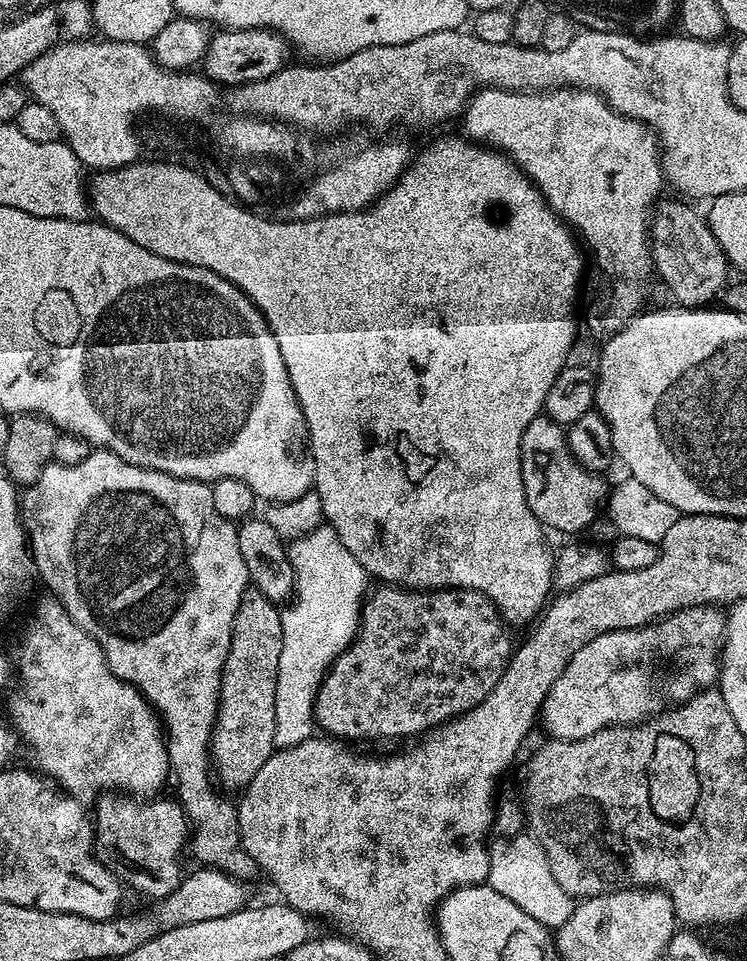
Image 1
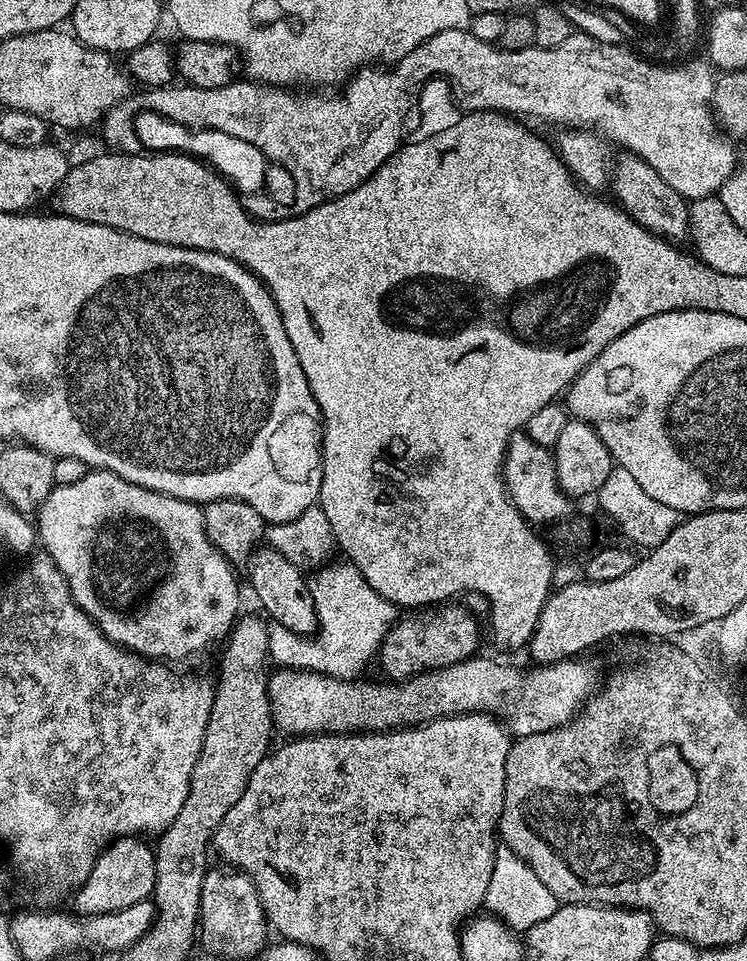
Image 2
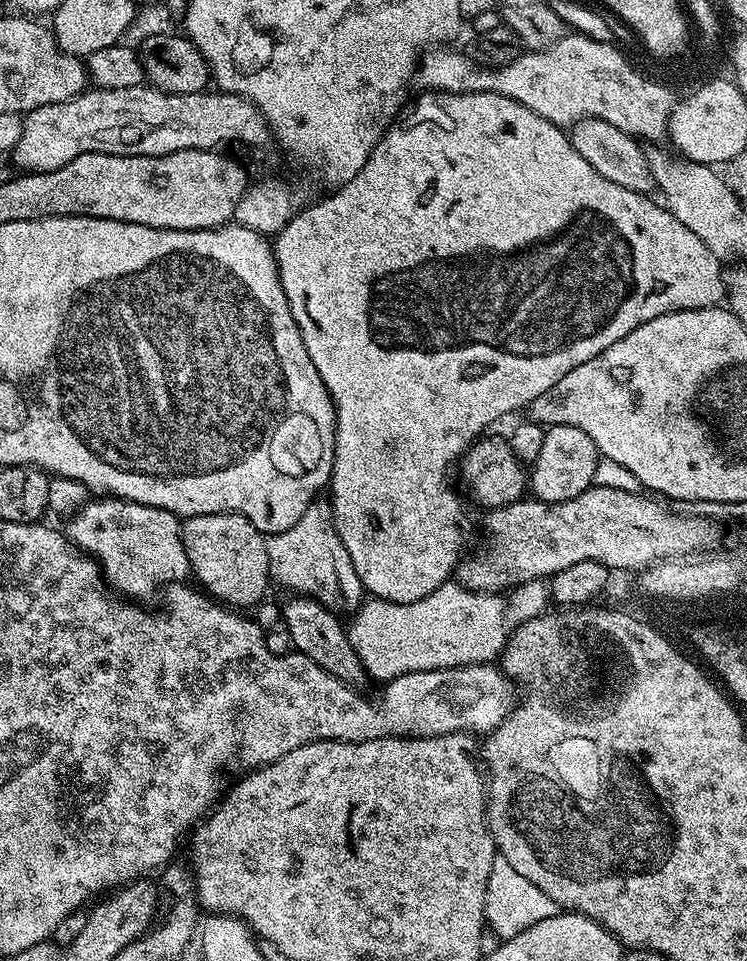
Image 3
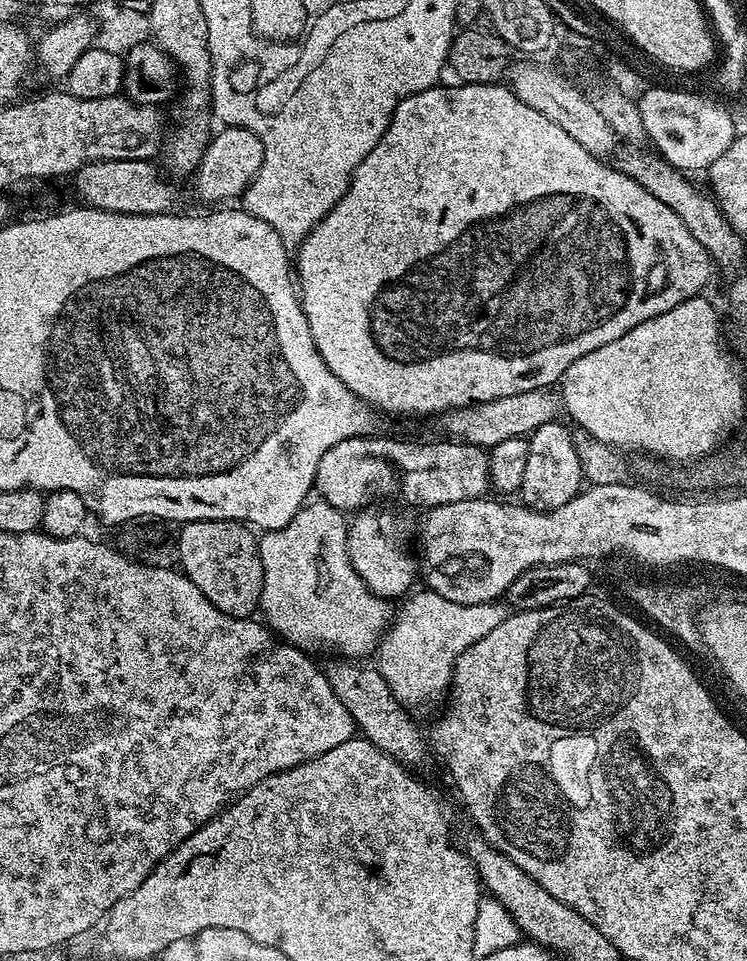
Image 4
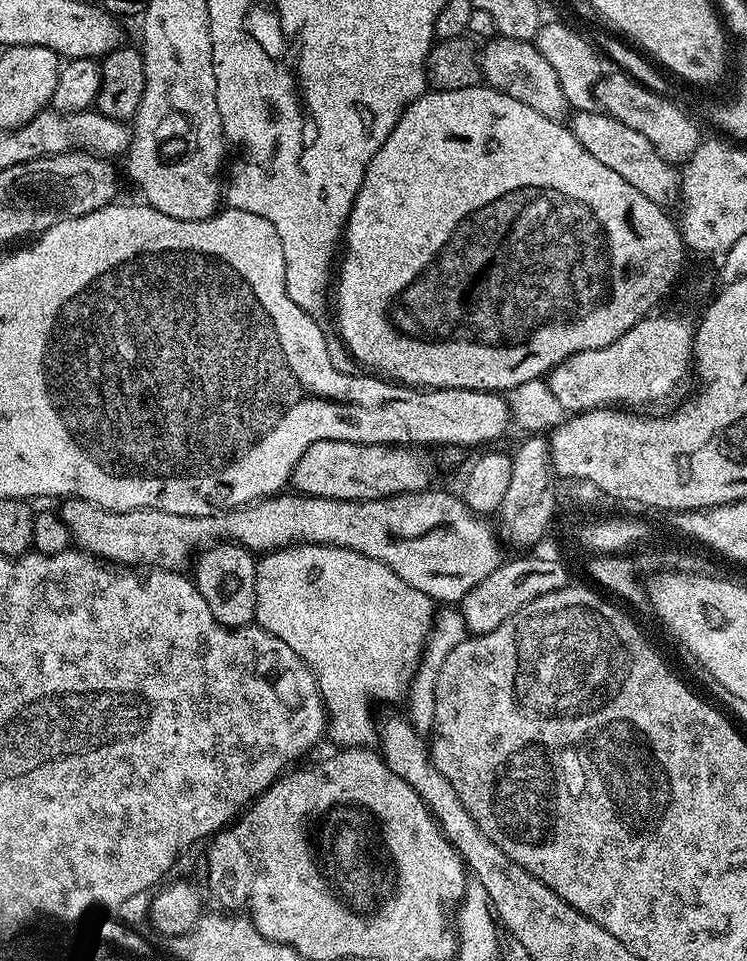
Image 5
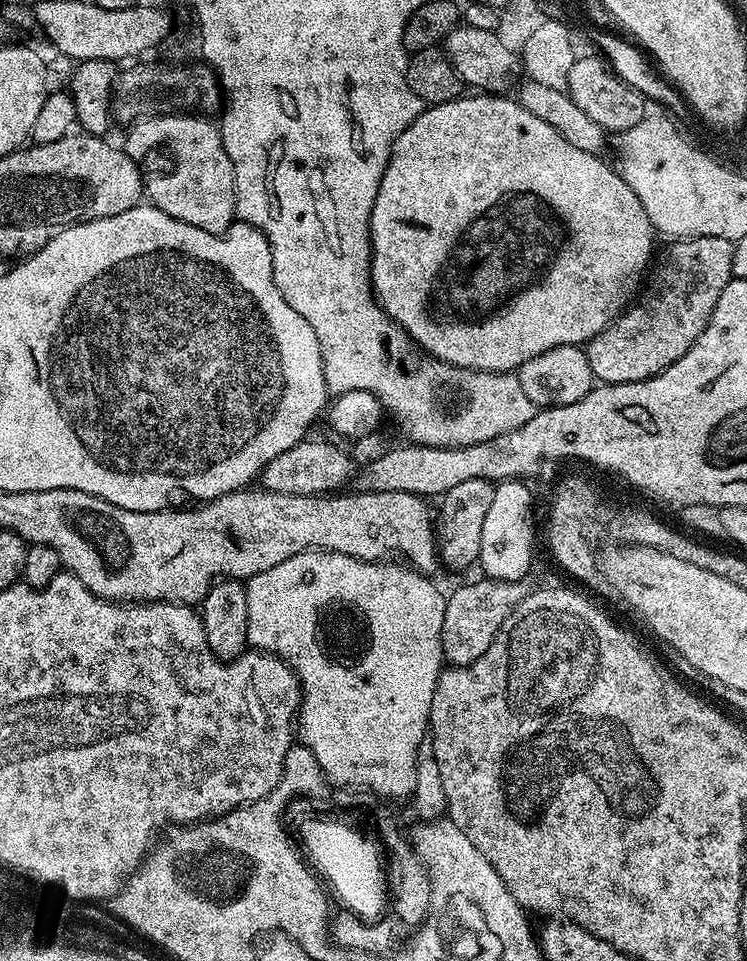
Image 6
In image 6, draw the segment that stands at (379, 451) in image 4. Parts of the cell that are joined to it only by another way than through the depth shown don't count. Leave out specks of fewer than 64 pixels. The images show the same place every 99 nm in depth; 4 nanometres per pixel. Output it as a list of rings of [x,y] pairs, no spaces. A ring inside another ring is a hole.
[[[305,438],[290,446],[290,450],[282,450],[269,464],[265,464],[258,480],[265,492],[278,494],[298,494],[299,496],[319,496],[332,494],[349,483],[354,471],[354,463],[336,444],[328,440],[312,440]]]

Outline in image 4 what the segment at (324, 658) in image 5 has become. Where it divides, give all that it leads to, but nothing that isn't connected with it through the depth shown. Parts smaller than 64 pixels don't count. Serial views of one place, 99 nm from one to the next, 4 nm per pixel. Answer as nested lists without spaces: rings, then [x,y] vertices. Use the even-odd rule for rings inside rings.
[[[305,503],[304,507],[282,526],[273,532],[265,531],[259,537],[260,557],[262,558],[262,594],[260,608],[263,619],[273,633],[279,634],[293,646],[308,648],[333,648],[333,653],[344,658],[364,658],[375,653],[384,629],[390,623],[389,601],[376,596],[368,589],[366,582],[358,578],[348,553],[349,521],[345,513],[336,508],[325,507],[323,503]]]

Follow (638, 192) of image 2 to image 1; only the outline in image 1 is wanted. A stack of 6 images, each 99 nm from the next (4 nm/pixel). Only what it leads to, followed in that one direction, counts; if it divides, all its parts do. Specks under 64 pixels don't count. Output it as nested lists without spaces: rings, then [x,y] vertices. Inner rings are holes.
[[[661,199],[657,203],[650,221],[650,243],[654,272],[664,279],[668,292],[682,308],[702,308],[711,305],[711,300],[729,287],[730,263],[719,240],[711,232],[707,219],[691,208],[683,199]]]

